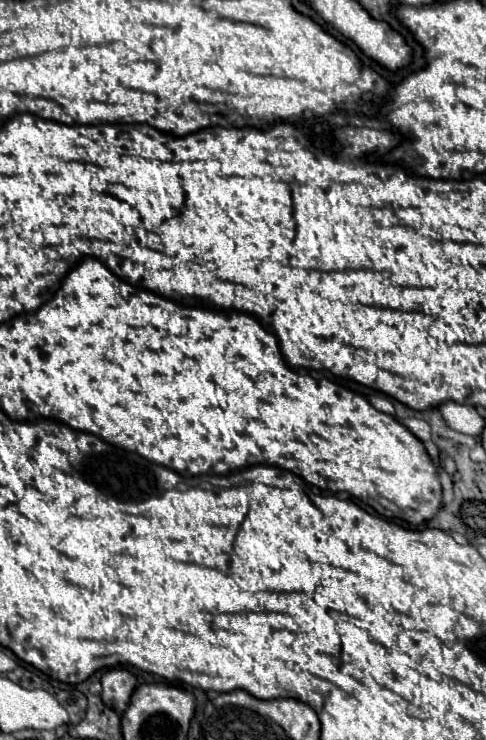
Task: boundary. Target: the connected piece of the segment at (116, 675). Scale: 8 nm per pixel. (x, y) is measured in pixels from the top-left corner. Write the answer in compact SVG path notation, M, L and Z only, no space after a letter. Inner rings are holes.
M124 668L108 670L102 676L102 702L122 714L128 708L128 698L136 688L136 676Z

